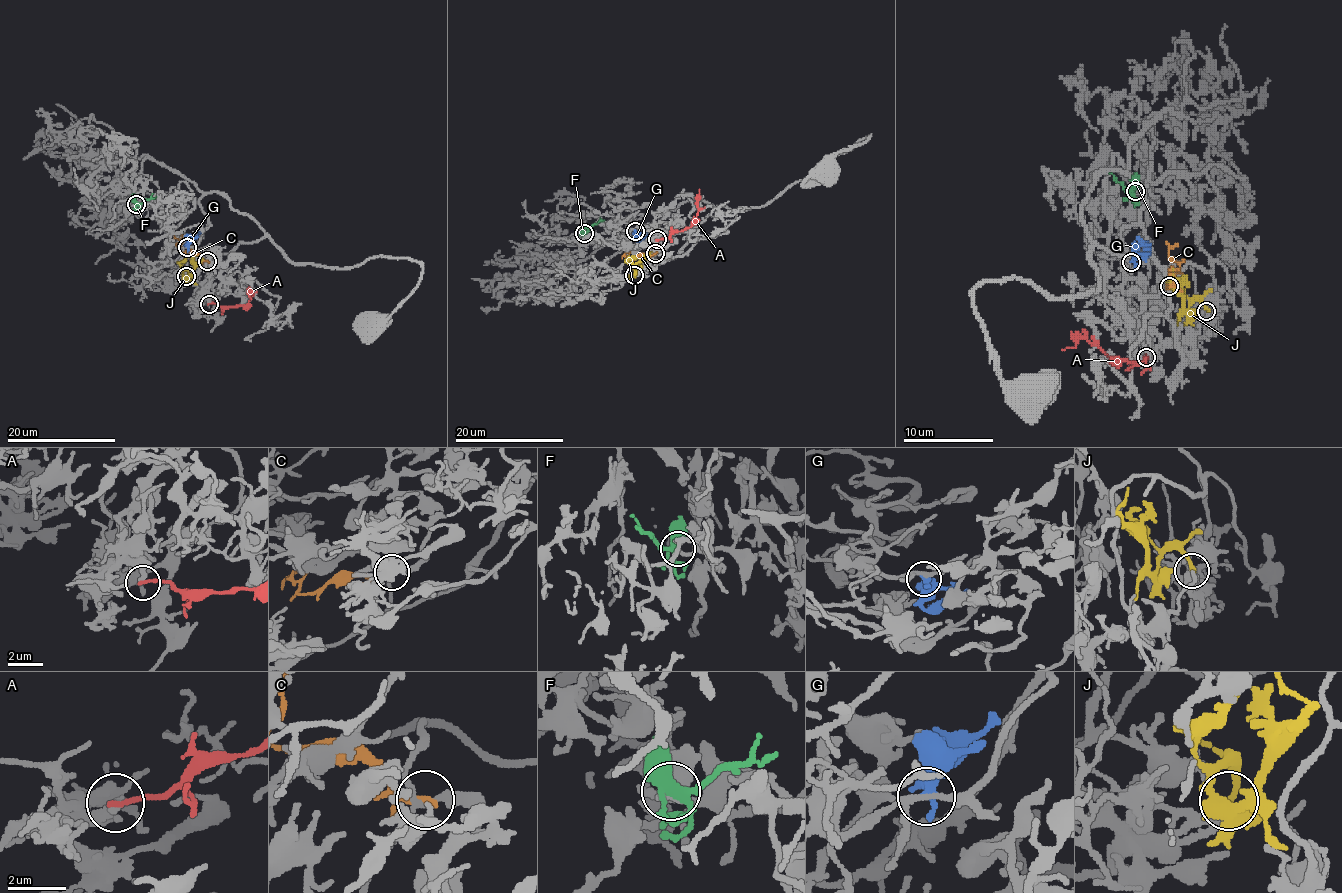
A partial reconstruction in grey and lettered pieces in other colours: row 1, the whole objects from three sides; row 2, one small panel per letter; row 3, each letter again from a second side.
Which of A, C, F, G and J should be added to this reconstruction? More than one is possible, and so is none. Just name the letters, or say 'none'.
G

